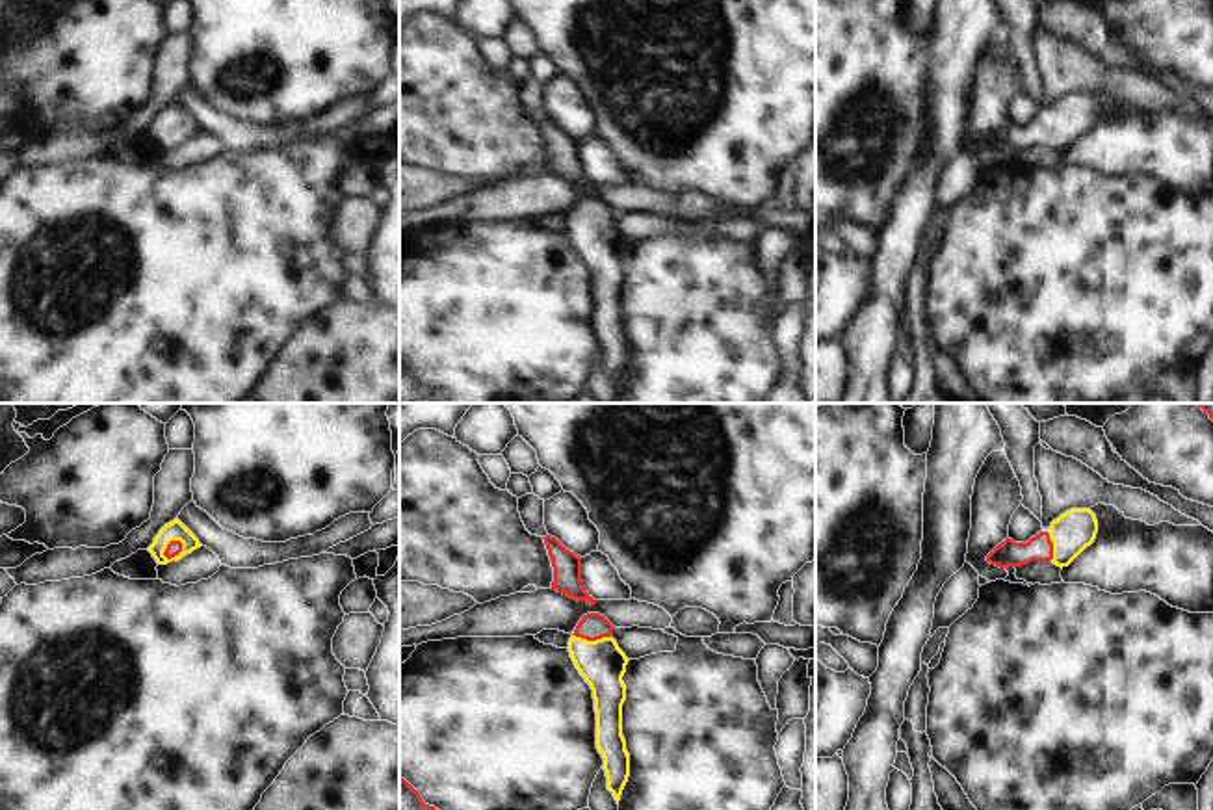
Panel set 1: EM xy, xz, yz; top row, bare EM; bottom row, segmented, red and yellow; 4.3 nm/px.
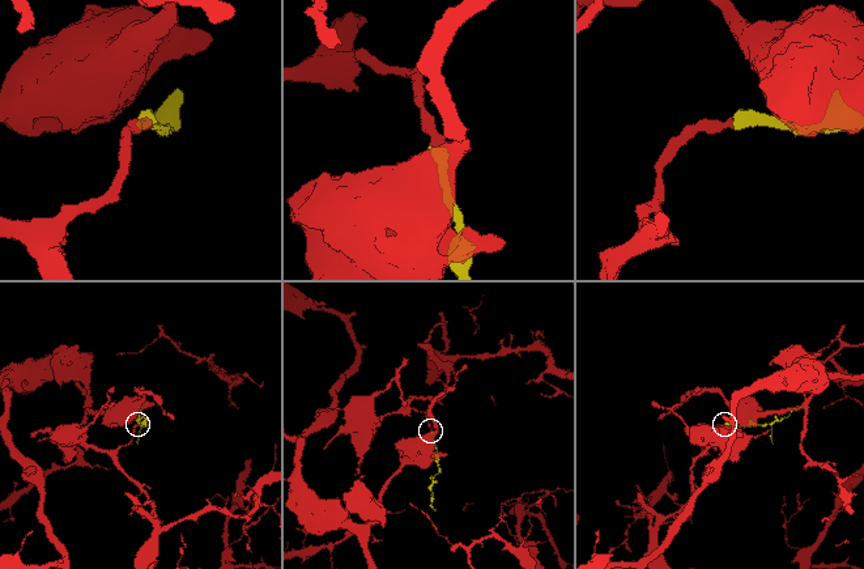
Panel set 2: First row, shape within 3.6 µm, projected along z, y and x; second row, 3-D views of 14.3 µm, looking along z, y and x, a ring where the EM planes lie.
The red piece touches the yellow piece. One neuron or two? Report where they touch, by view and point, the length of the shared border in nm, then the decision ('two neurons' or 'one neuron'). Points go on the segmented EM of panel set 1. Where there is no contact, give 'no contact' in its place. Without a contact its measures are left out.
contact xy (169, 543); length 110 nm; one neuron

